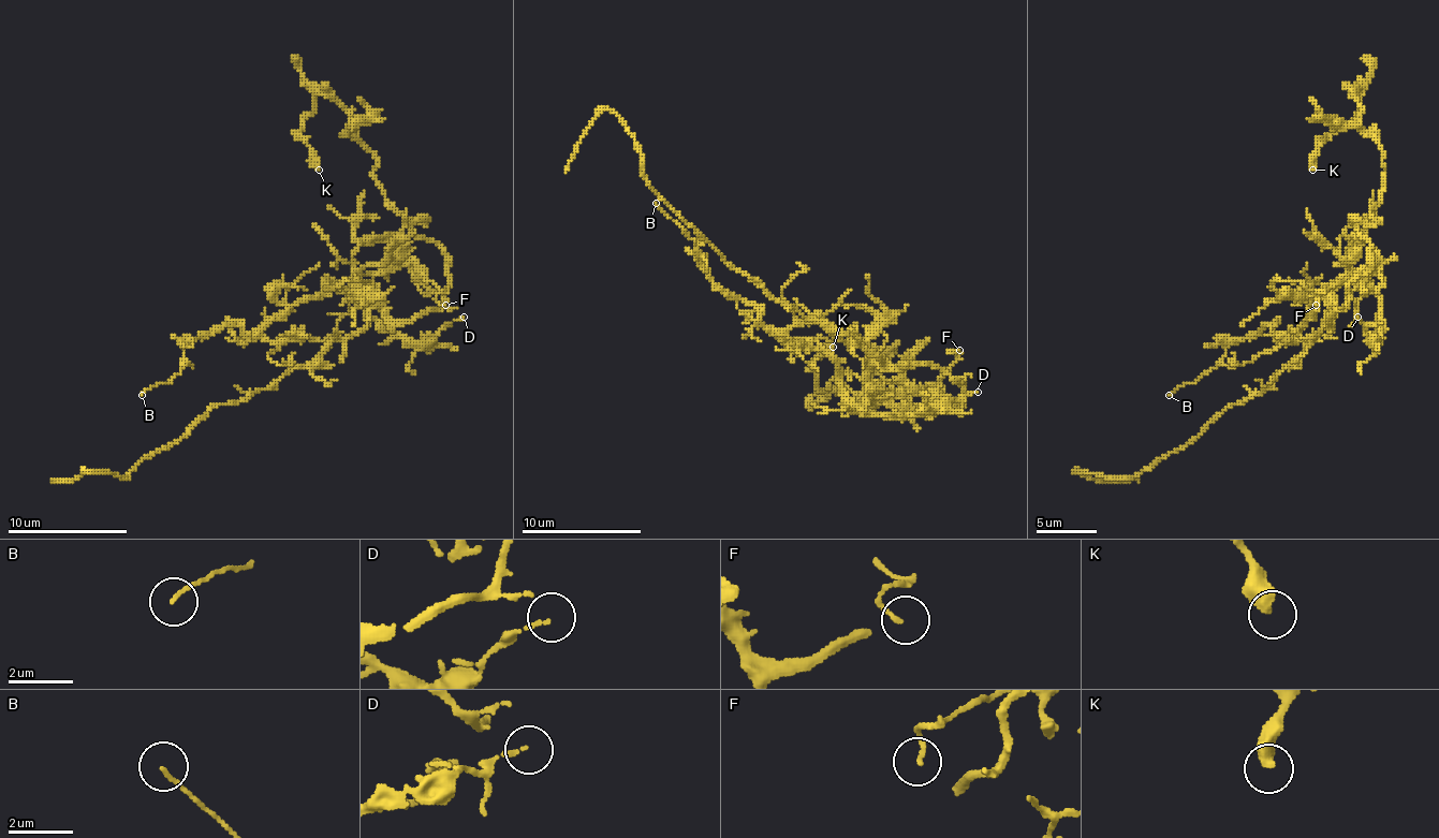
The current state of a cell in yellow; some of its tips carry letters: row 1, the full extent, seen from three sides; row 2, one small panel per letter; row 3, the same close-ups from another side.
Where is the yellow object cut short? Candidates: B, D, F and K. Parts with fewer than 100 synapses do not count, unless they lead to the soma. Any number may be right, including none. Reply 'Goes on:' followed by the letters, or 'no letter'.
Goes on: no letter

